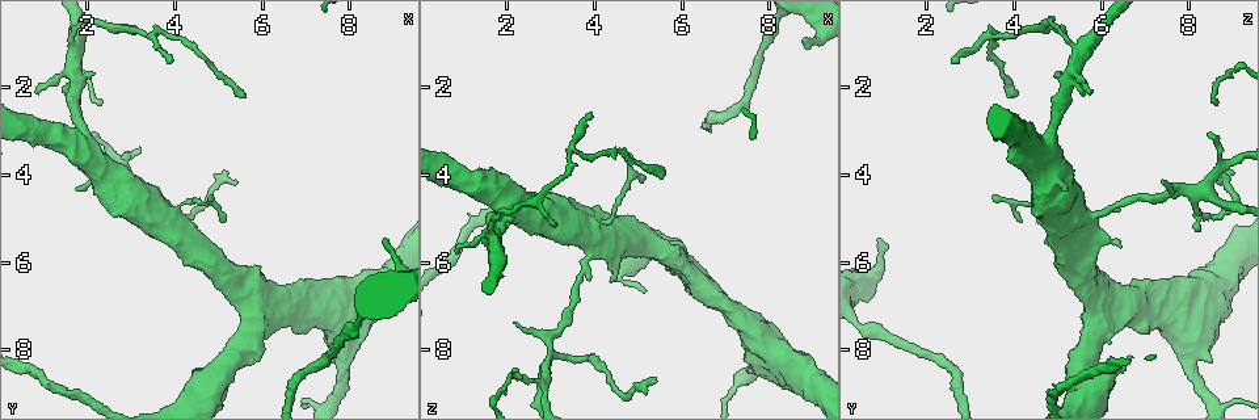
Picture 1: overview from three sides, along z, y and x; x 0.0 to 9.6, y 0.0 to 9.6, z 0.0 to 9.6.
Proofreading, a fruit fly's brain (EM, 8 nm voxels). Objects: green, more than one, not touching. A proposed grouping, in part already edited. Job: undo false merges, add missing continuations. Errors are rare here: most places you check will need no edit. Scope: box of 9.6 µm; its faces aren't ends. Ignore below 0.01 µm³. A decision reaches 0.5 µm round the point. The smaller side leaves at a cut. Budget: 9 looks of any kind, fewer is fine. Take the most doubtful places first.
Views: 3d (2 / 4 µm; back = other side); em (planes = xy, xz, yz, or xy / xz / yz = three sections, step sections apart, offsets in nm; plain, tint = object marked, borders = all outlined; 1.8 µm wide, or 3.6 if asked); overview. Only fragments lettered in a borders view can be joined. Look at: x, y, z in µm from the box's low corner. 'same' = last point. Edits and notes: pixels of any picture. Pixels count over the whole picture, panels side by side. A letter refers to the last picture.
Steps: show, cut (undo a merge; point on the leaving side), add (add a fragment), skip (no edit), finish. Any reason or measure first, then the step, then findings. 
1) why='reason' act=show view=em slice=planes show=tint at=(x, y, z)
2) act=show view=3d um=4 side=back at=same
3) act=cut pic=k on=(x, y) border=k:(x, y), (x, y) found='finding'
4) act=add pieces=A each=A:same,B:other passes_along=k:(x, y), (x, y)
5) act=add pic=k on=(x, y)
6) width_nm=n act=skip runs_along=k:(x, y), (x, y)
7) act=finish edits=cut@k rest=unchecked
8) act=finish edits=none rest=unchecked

why='four-way junction' act=show view=em slice=planes show=plain at=(2.95, 4.45, 8.00)

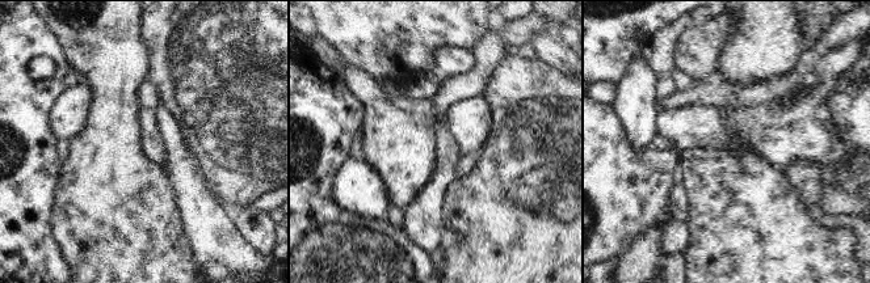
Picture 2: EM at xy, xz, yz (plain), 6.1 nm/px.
why='see the neighbours' act=show view=em slice=planes show=borders at=same

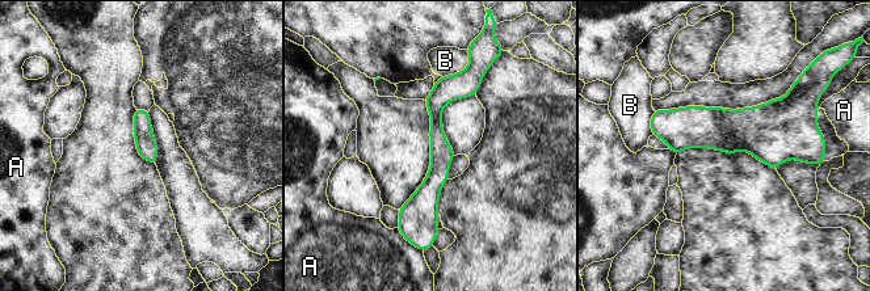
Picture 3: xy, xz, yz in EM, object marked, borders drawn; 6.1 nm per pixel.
act=skip each=A:other,B:other border=3:(469, 64), (457, 72), (441, 76) found='continuous, no second cell'

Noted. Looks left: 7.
why='an open end' act=show view=3d um=4 at=(8.80, 5.45, 1.00)

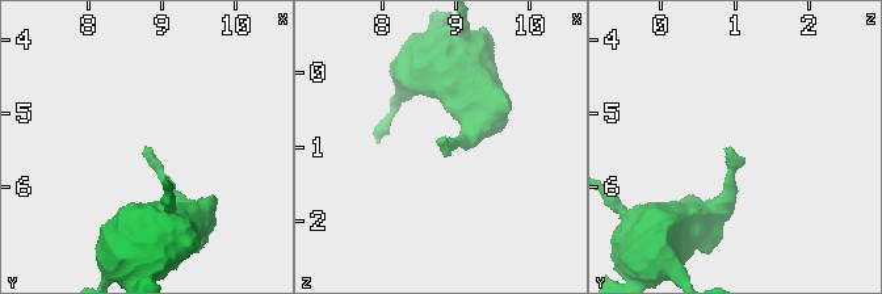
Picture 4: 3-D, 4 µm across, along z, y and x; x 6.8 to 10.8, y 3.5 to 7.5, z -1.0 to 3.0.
why='now the EM' act=show view=em slice=planes show=tint at=(8.85, 5.45, 0.95)

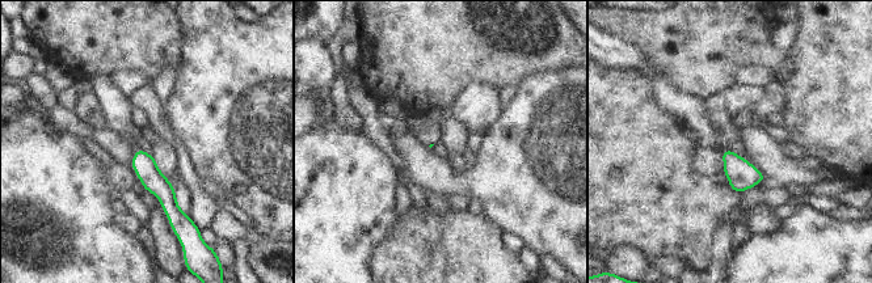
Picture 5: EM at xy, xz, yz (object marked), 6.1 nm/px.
act=show view=em slice=planes show=borders at=same

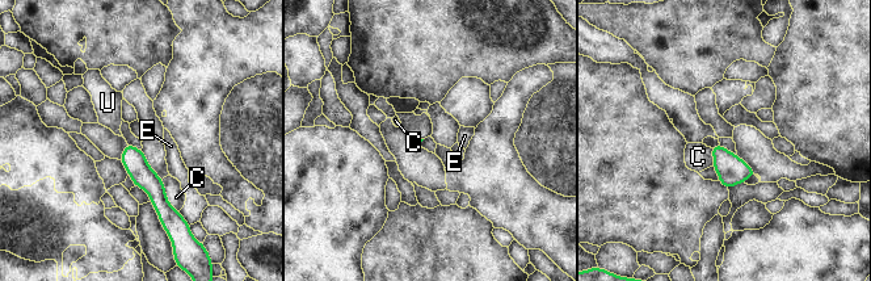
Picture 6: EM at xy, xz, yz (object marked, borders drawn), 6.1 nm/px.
act=add pieces=U each=C:other,E:other,U:same passes_along=6:(729, 167), (714, 146), (708, 141) found='it goes on there'

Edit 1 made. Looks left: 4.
why='redraw' act=show view=overview

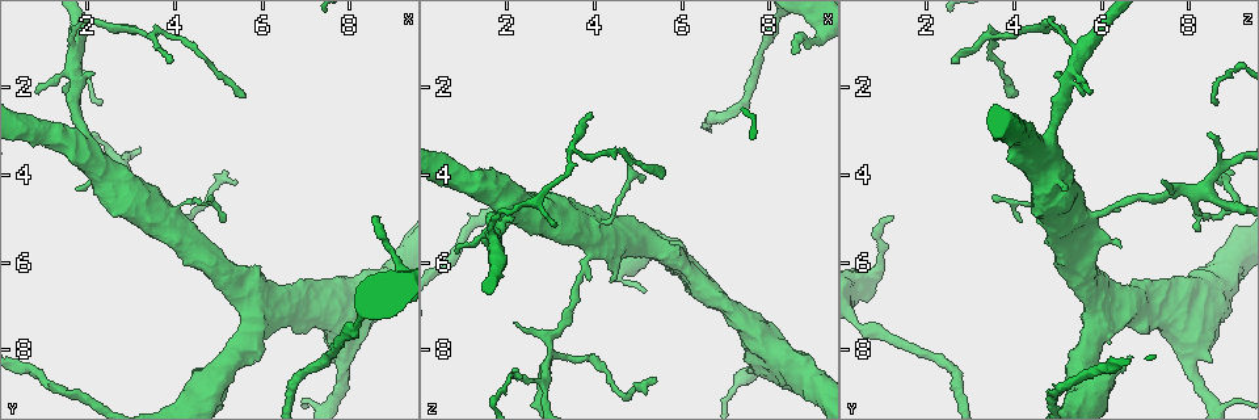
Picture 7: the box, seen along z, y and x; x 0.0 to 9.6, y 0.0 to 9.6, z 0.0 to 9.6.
why='four-way junction' act=show view=3d um=2 at=(1.70, 1.30, 5.40)

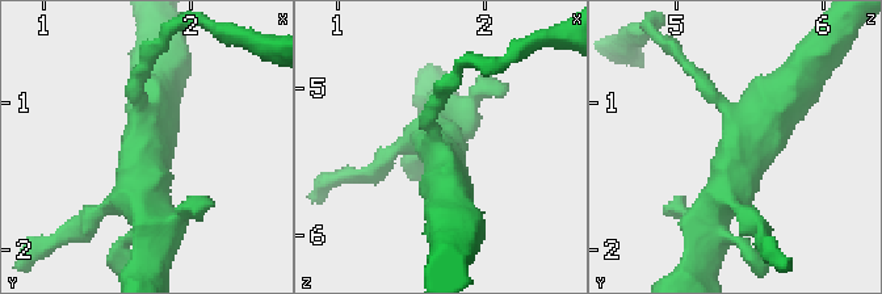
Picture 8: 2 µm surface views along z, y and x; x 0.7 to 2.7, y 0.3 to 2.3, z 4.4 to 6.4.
act=show view=em slice=planes show=borders at=(1.66, 1.32, 5.38)

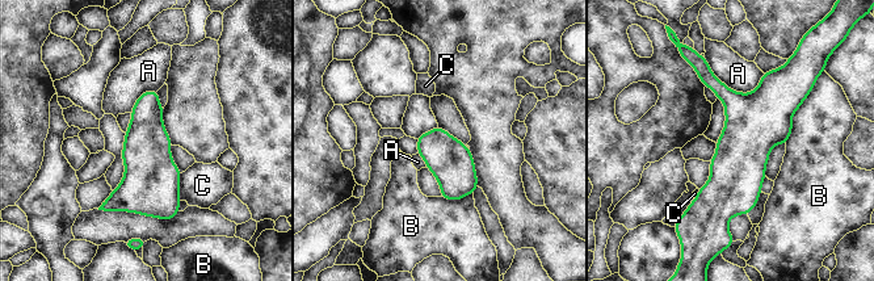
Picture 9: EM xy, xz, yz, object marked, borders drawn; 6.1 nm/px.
act=skip each=A:other,B:other,C:other found='one cell here'

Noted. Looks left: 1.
act=finish edits=add@6 rest=unchecked

